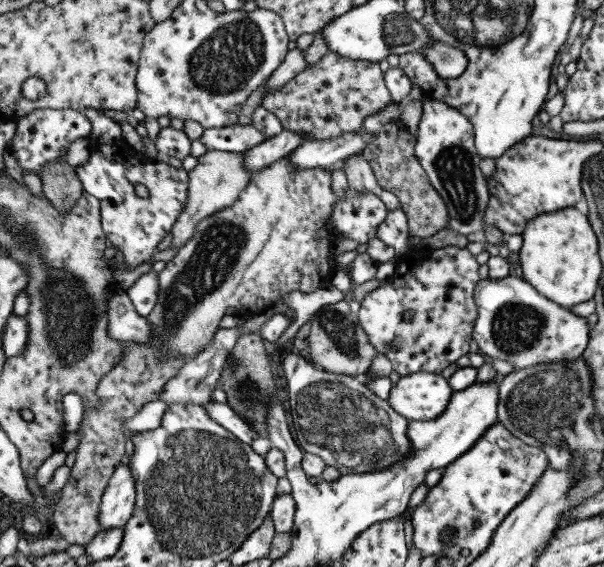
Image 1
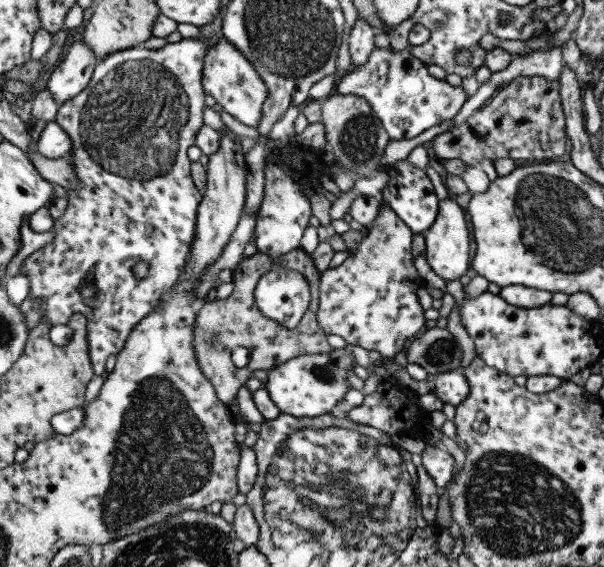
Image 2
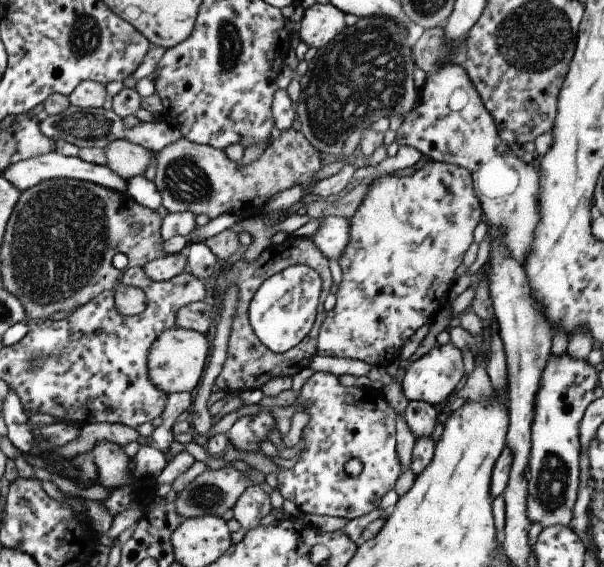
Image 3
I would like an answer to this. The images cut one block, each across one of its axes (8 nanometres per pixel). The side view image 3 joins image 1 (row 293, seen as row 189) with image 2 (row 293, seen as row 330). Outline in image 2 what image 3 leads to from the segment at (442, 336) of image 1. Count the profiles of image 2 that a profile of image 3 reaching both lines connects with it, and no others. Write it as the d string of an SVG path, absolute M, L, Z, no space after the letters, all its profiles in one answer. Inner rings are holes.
M381 204L373 226L367 231L364 242L358 245L356 252L339 266L328 267L321 272L319 310L316 316L327 335L338 334L347 344L400 359L408 342L425 330L425 311L415 291L425 284L413 265L413 233L390 207Z

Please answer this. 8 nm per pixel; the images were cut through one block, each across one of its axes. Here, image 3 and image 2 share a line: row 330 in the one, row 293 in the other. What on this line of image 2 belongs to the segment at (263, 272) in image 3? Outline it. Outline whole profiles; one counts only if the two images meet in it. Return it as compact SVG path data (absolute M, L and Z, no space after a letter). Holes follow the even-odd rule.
M294 249L281 256L281 264L285 265L285 268L293 268L305 276L310 287L310 305L306 310L306 314L301 318L301 321L293 328L287 329L286 326L269 319L266 316L262 316L256 308L254 289L258 284L261 276L264 276L267 272L271 271L275 262L271 259L270 255L257 252L250 257L243 258L233 268L233 283L234 289L230 296L226 299L218 299L213 297L213 301L202 302L196 312L195 327L193 330L193 345L196 355L196 360L204 373L204 376L212 383L217 397L226 405L236 400L236 394L241 386L246 386L246 381L252 376L251 372L254 370L265 370L276 368L279 364L288 362L296 358L298 355L308 354L328 354L333 351L328 341L326 341L327 334L323 331L323 328L319 325L317 319L317 311L319 310L319 278L321 272L316 268L315 262L309 253L300 249ZM238 346L244 346L248 348L250 352L249 362L242 368L236 367L234 362L230 358L232 356L232 350L238 348Z

